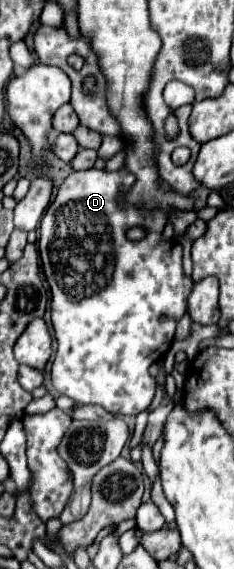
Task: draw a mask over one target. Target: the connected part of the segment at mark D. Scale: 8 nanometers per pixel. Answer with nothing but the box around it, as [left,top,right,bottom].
[39,169,193,415]

